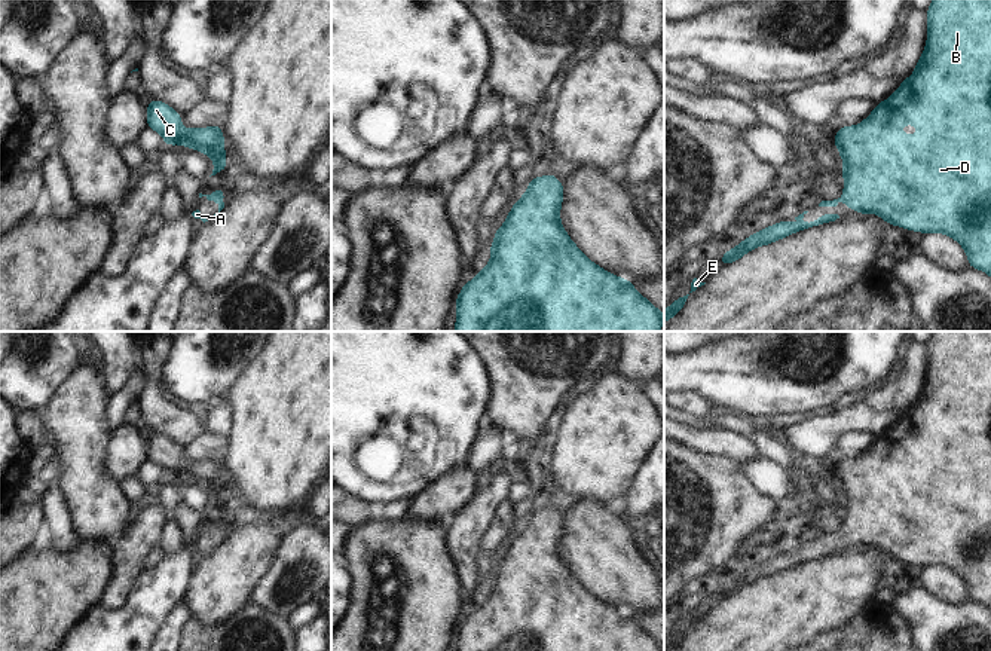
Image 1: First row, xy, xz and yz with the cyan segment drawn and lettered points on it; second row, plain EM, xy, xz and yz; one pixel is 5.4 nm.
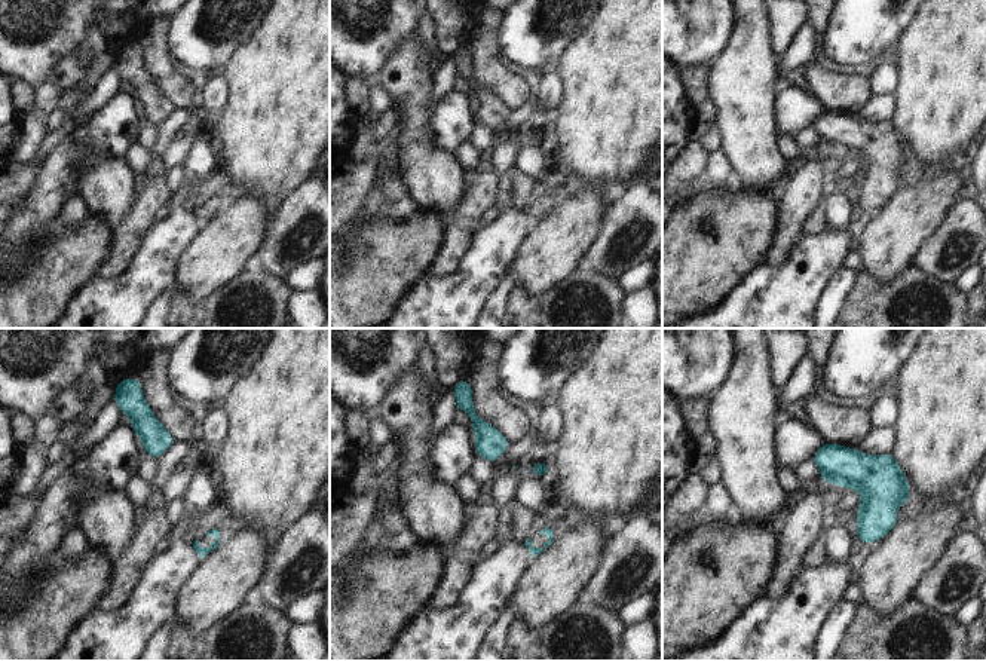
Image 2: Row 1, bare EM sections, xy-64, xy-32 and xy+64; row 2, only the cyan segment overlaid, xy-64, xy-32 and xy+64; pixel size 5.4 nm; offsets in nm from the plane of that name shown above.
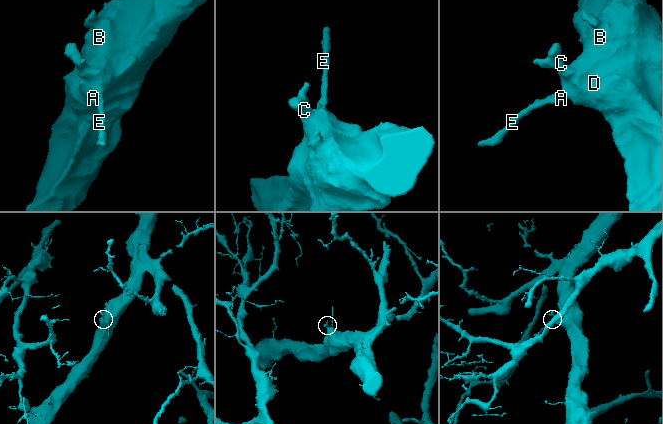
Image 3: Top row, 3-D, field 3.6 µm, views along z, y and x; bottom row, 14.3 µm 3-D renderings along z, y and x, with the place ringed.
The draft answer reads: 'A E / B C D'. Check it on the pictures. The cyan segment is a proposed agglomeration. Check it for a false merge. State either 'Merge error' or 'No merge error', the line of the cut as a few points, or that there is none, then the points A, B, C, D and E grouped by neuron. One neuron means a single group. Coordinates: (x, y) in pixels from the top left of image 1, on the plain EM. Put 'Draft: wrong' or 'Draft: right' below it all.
No merge error. No split. Groups: A B C D E.
Draft: wrong

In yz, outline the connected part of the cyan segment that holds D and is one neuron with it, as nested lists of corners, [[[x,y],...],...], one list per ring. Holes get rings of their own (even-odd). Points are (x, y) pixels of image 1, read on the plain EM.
[[[933,331],[927,342],[927,378],[911,410],[888,433],[877,437],[872,446],[857,459],[844,458],[834,474],[844,493],[844,526],[834,534],[822,534],[819,540],[836,540],[842,534],[851,542],[866,547],[874,545],[890,559],[902,559],[921,566],[946,566],[966,584],[969,599],[984,603],[991,609],[991,331]],[[905,458],[918,458],[915,468],[905,468],[899,462]]]

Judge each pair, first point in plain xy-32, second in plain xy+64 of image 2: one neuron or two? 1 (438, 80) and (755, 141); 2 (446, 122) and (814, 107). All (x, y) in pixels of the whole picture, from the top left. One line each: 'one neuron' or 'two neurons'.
1: two neurons
2: one neuron

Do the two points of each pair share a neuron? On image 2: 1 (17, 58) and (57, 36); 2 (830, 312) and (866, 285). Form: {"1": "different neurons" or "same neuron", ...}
{"1": "same neuron", "2": "different neurons"}

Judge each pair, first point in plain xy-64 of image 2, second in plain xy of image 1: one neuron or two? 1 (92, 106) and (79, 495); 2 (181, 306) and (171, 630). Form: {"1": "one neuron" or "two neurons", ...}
{"1": "two neurons", "2": "two neurons"}

